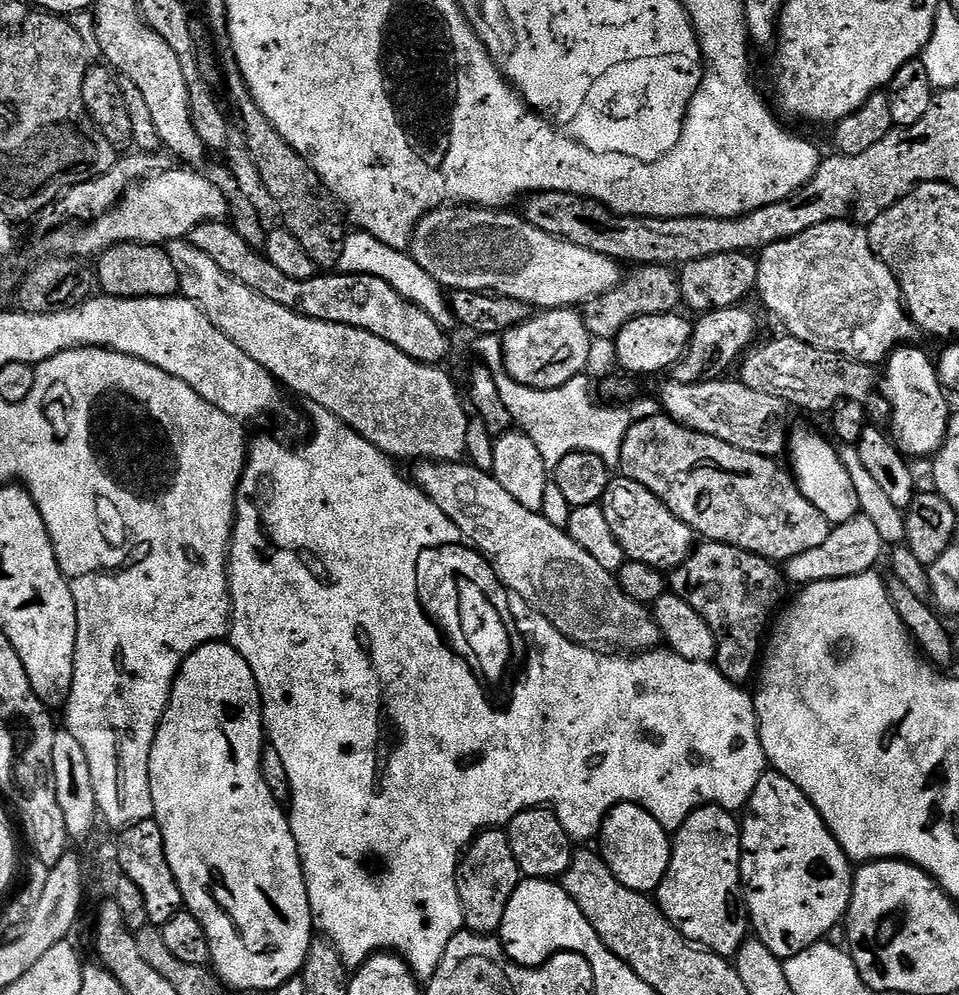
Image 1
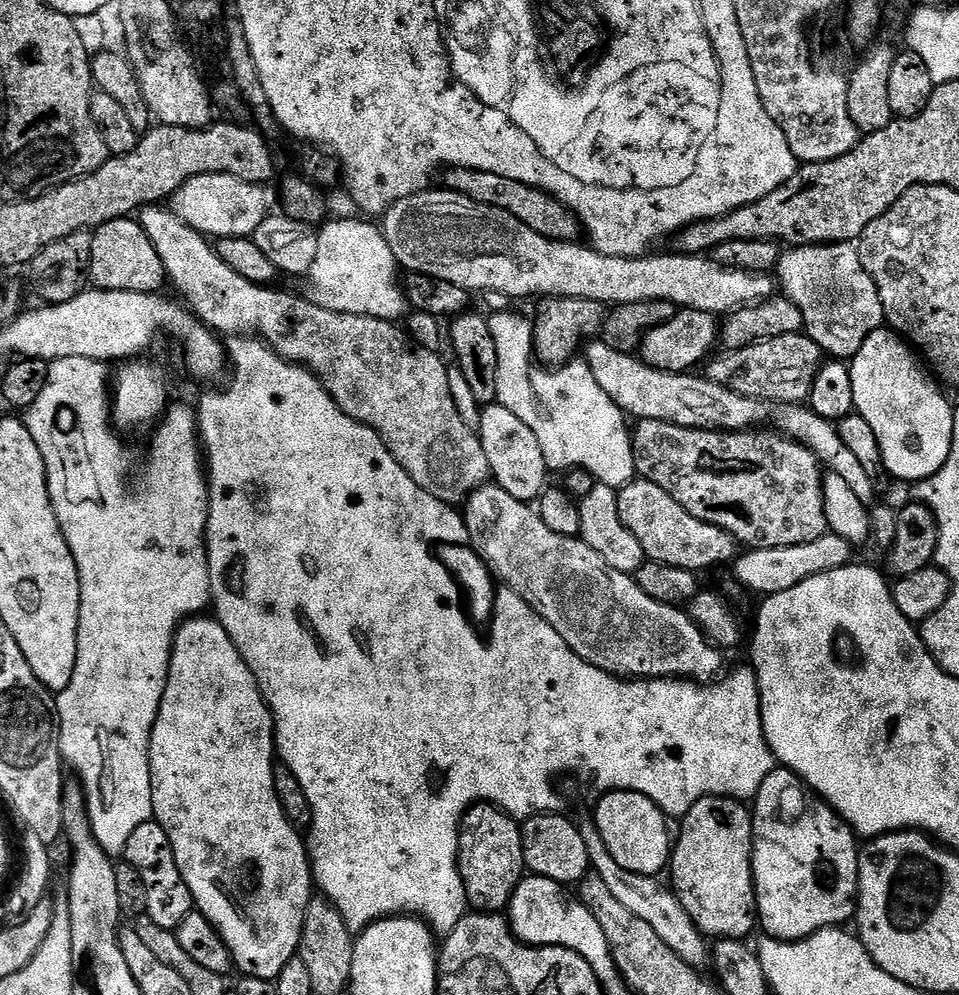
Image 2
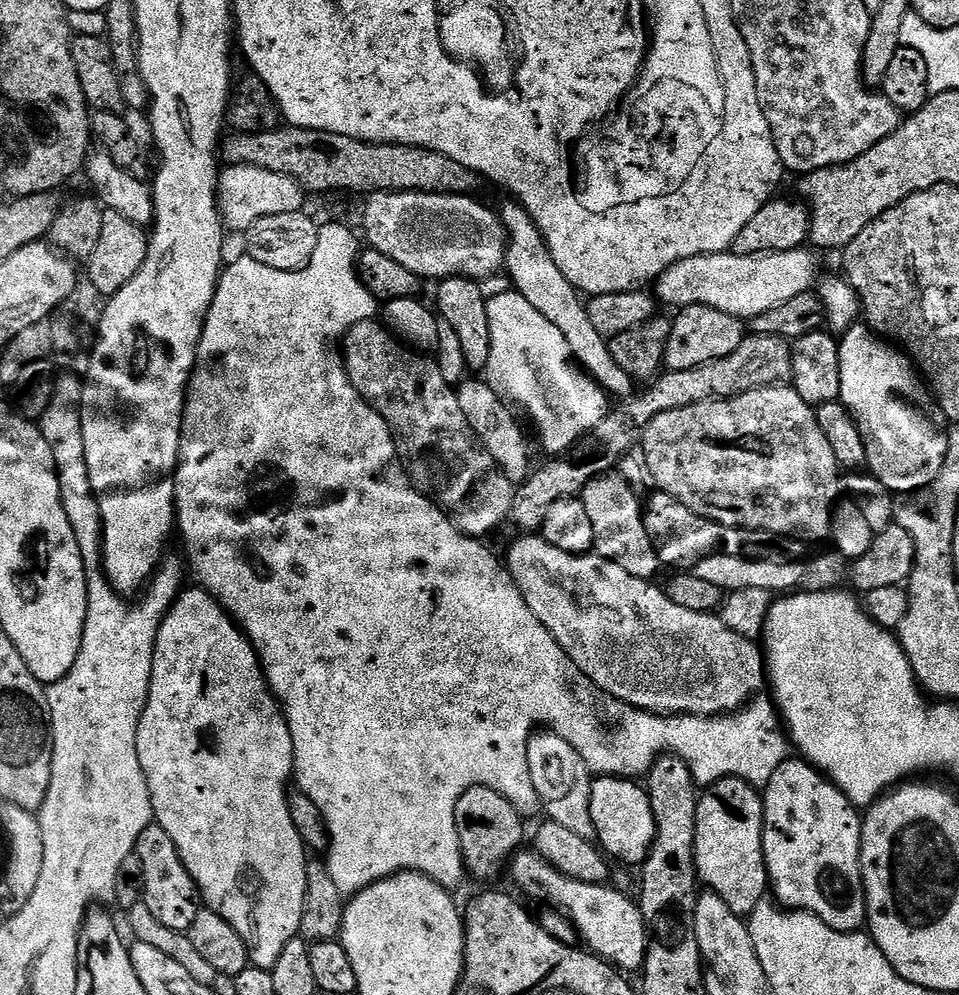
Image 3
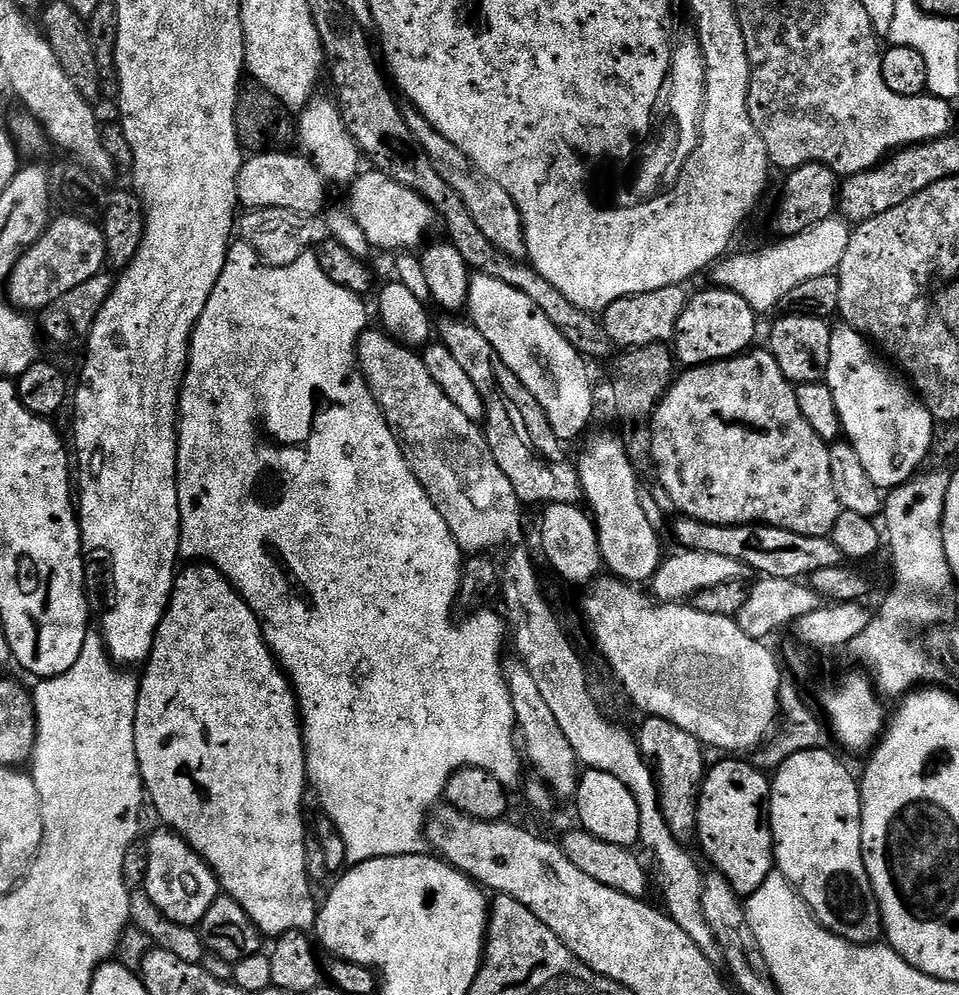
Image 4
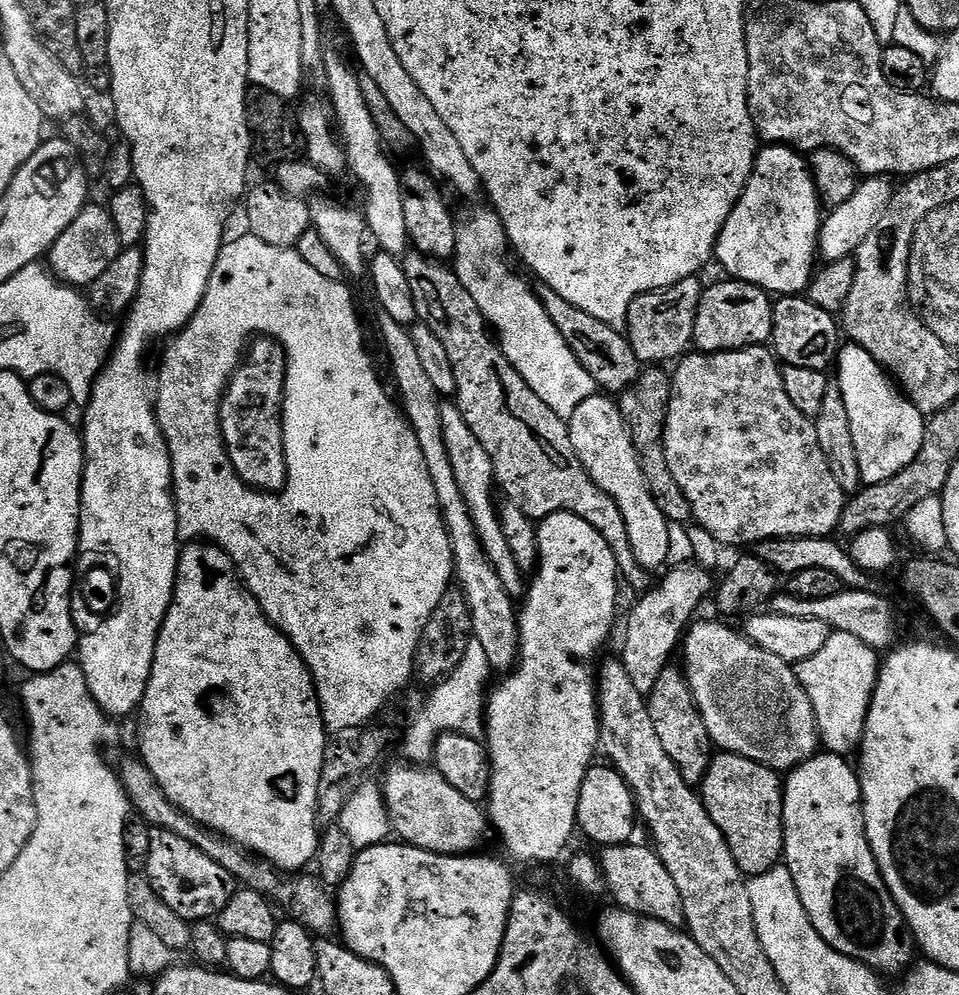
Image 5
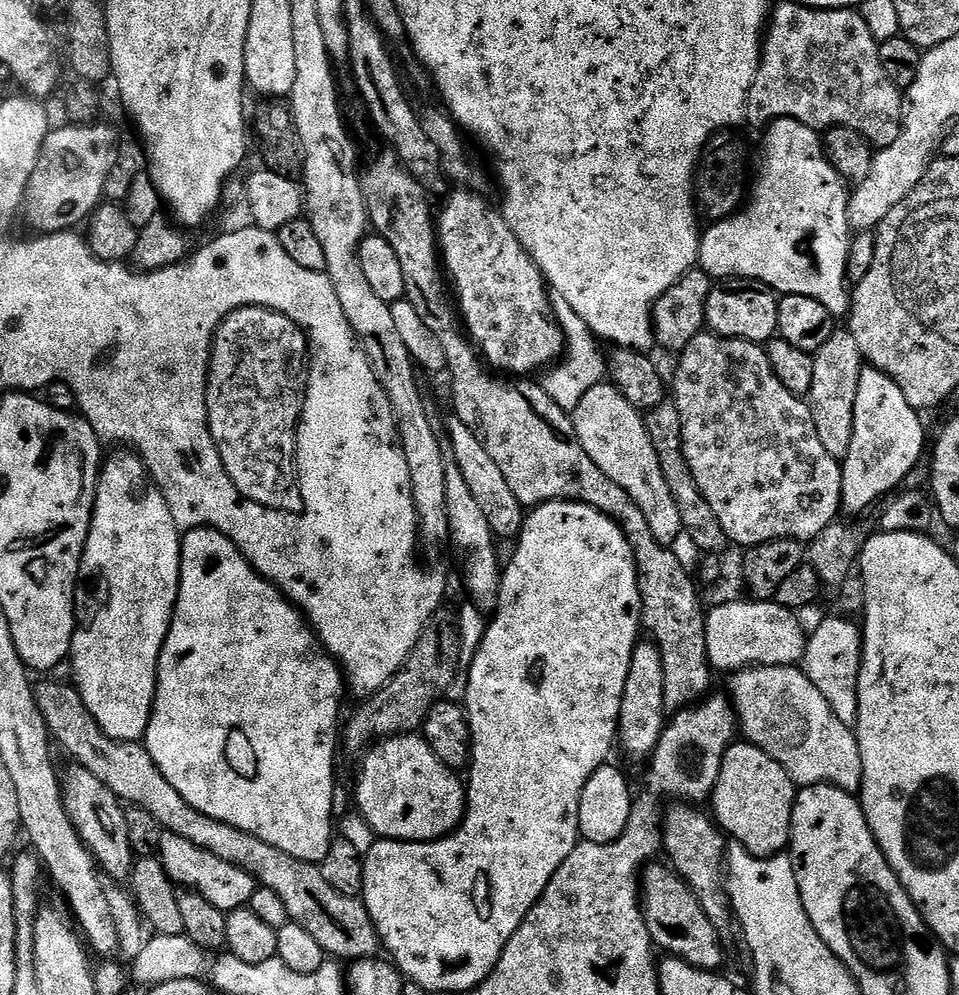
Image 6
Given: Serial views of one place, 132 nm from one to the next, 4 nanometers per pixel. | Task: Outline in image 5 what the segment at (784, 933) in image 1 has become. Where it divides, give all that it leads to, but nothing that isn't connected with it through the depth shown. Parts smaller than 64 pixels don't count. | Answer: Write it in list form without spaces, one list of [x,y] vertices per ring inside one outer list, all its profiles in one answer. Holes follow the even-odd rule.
[[[825,751],[823,754],[811,756],[806,762],[802,762],[798,767],[791,769],[787,773],[784,785],[784,854],[782,857],[783,867],[790,870],[790,878],[794,878],[794,886],[798,890],[798,898],[802,898],[802,906],[818,934],[834,950],[862,962],[866,967],[871,968],[877,974],[885,977],[896,976],[907,973],[913,967],[912,952],[914,953],[914,937],[908,931],[908,923],[904,920],[902,910],[894,902],[890,890],[880,873],[878,862],[872,853],[872,847],[868,841],[868,835],[864,832],[864,806],[860,795],[860,778],[855,767],[848,765],[849,761],[843,756],[836,756],[832,752]]]

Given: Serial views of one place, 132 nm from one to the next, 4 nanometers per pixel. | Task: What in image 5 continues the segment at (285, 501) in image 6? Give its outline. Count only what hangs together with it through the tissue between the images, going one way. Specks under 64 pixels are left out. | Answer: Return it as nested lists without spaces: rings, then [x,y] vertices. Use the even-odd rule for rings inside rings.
[[[273,343],[268,347],[272,348],[266,349],[261,356],[255,346],[247,349],[242,361],[244,380],[237,379],[234,386],[228,387],[220,402],[220,429],[229,465],[240,481],[257,492],[271,493],[272,484],[283,486],[288,483],[284,427],[284,379],[288,359],[281,344]]]

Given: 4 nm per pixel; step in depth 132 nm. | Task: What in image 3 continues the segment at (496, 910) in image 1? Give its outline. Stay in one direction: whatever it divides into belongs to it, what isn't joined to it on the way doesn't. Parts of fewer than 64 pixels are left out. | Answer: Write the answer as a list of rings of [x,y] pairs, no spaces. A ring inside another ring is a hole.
[[[474,786],[466,790],[462,798],[458,798],[458,810],[454,810],[454,818],[467,875],[476,880],[496,880],[503,872],[505,875],[510,858],[521,851],[525,817],[514,810],[512,803],[502,798],[498,790],[490,790],[490,786]]]

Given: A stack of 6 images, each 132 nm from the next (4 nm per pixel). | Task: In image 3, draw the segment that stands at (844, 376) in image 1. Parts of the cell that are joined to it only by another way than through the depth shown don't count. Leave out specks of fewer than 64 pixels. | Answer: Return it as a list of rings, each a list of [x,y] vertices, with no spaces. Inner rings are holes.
[[[745,335],[742,346],[726,358],[714,358],[714,362],[702,362],[691,370],[661,371],[647,385],[640,397],[625,399],[613,407],[577,442],[573,448],[548,458],[544,465],[537,467],[520,484],[515,485],[508,520],[521,533],[536,534],[543,529],[550,506],[559,500],[571,500],[583,493],[584,487],[592,480],[611,473],[632,448],[641,443],[646,426],[658,414],[666,410],[678,410],[682,406],[694,406],[707,400],[728,400],[755,388],[771,384],[783,384],[792,379],[792,344],[780,336]]]

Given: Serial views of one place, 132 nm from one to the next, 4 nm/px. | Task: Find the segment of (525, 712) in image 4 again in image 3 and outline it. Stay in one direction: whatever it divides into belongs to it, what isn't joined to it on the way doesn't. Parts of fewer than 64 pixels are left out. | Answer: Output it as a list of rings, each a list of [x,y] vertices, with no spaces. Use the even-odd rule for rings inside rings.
[[[540,730],[528,744],[528,761],[530,778],[534,782],[534,790],[538,790],[540,795],[543,815],[558,822],[558,826],[574,830],[578,838],[595,841],[594,818],[590,818],[590,790],[594,773],[586,766],[582,754],[578,754],[578,750],[574,750],[566,738]]]

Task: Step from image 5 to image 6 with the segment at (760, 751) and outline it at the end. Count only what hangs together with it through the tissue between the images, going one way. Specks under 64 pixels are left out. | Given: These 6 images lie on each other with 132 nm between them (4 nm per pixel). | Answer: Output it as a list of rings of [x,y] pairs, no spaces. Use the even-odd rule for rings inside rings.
[[[779,664],[779,666],[749,666],[741,668],[738,672],[731,673],[727,680],[728,689],[726,689],[726,692],[732,701],[732,707],[736,710],[738,728],[742,733],[743,739],[747,743],[766,750],[766,754],[770,754],[770,758],[774,758],[774,762],[778,762],[778,766],[782,766],[782,770],[786,770],[786,774],[790,774],[790,778],[796,785],[800,788],[809,788],[815,784],[832,784],[835,788],[841,788],[843,792],[859,793],[860,783],[864,778],[864,774],[862,772],[862,754],[858,750],[855,731],[846,722],[842,722],[842,718],[838,718],[838,714],[834,714],[834,710],[830,710],[830,702],[826,702],[826,698],[822,698],[818,686],[814,686],[814,682],[810,682],[810,678],[804,671],[799,667],[787,664]]]

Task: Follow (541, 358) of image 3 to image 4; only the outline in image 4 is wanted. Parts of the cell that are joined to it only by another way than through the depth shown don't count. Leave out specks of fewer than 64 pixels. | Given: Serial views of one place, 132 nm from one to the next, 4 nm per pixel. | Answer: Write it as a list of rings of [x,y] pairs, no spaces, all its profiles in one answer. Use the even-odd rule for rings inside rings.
[[[479,274],[473,275],[466,312],[471,323],[484,335],[486,342],[490,342],[494,350],[498,350],[498,358],[502,358],[502,362],[506,362],[506,366],[514,370],[522,386],[526,386],[526,390],[530,390],[530,394],[538,398],[538,406],[546,410],[546,418],[550,418],[554,434],[558,434],[558,438],[565,442],[578,439],[592,420],[592,380],[588,377],[589,365],[585,357],[574,350],[570,342],[566,342],[558,326],[554,326],[554,322],[550,322],[550,318],[546,318],[546,314],[542,314],[542,310],[538,310],[538,306],[514,286],[506,286],[506,282],[498,282],[498,278]]]

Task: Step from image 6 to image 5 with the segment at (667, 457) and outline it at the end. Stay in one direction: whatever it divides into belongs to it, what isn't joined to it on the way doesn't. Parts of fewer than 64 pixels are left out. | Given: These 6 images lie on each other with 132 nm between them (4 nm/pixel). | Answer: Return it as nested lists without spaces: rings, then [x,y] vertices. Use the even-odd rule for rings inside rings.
[[[652,366],[641,371],[637,380],[618,396],[620,413],[630,430],[630,438],[636,447],[636,453],[642,466],[642,474],[650,486],[650,494],[654,494],[654,502],[658,510],[673,526],[689,523],[692,520],[690,502],[686,502],[686,494],[682,494],[682,486],[674,482],[674,474],[670,474],[670,466],[666,466],[666,450],[664,449],[664,427],[666,414],[672,397],[672,377],[660,366]]]

